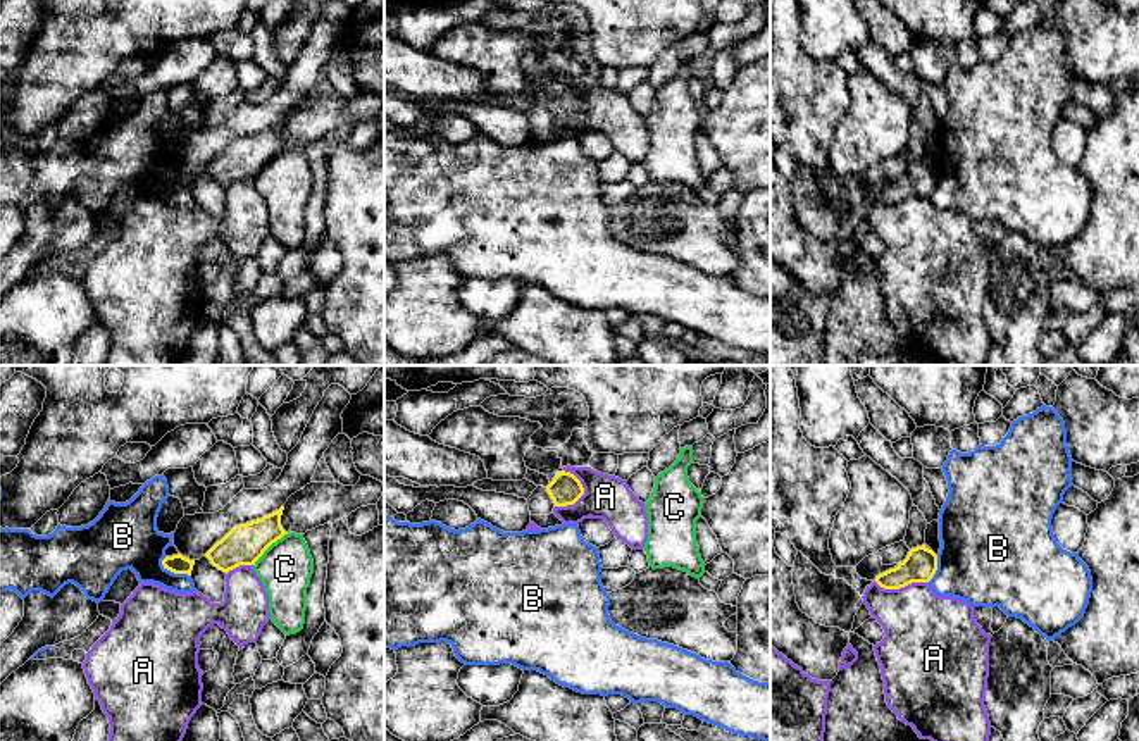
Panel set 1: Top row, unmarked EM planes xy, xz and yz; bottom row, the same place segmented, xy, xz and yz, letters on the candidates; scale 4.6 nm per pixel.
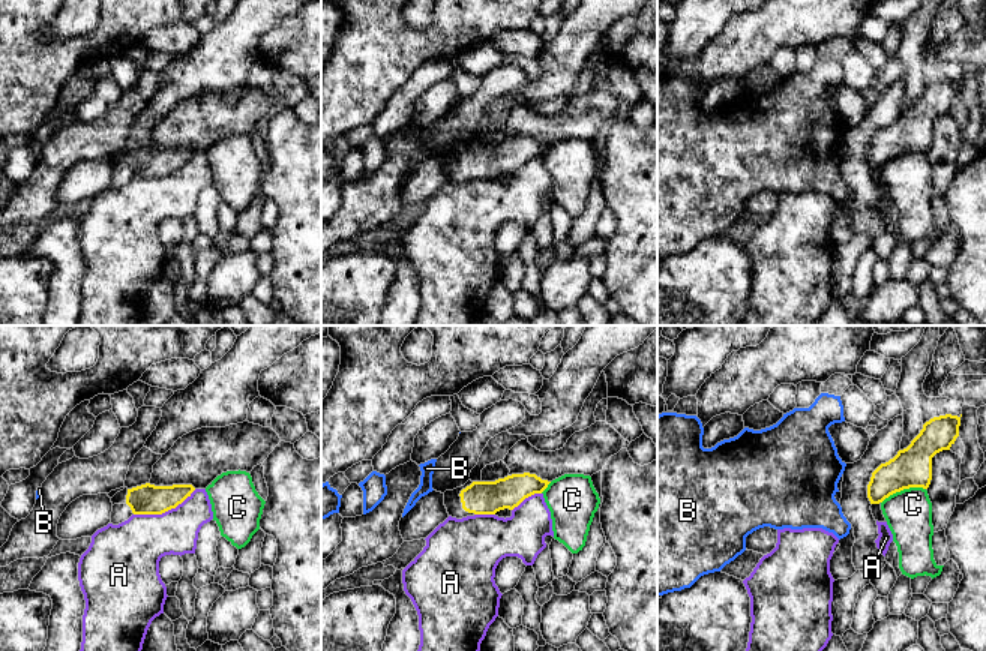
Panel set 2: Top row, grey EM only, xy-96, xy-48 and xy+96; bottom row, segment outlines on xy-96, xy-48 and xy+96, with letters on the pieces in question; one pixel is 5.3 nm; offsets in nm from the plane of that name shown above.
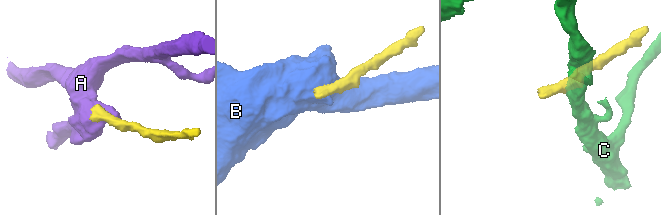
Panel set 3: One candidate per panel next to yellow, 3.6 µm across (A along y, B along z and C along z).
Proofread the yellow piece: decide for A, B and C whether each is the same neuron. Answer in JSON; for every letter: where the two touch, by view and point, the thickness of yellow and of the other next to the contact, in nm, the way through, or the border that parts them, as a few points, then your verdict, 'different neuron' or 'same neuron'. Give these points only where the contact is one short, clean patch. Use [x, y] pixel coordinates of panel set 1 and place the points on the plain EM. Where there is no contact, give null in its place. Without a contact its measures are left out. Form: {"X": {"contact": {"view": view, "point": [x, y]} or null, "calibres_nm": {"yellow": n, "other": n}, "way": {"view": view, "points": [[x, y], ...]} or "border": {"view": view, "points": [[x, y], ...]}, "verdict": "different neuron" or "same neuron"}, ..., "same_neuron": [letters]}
{"A": {"contact": {"view": "xz", "point": [583, 107]}, "calibres_nm": {"yellow": 150, "other": 220}, "verdict": "different neuron"}, "B": {"contact": {"view": "xy", "point": [174, 186]}, "calibres_nm": {"yellow": 90, "other": 260}, "border": {"view": "xy", "points": [[161, 174], [168, 183], [190, 190]]}, "verdict": "different neuron"}, "C": {"contact": {"view": "xy", "point": [267, 161]}, "calibres_nm": {"yellow": 190, "other": 240}, "border": {"view": "xy", "points": [[286, 147], [254, 180]]}, "verdict": "different neuron"}, "same_neuron": []}

